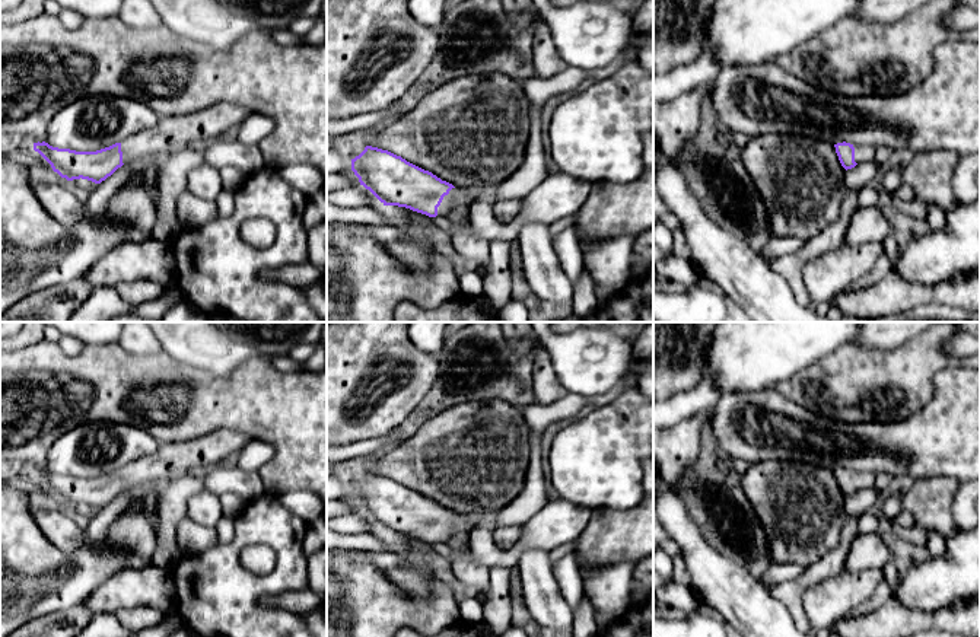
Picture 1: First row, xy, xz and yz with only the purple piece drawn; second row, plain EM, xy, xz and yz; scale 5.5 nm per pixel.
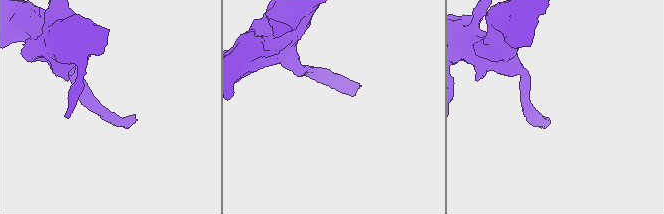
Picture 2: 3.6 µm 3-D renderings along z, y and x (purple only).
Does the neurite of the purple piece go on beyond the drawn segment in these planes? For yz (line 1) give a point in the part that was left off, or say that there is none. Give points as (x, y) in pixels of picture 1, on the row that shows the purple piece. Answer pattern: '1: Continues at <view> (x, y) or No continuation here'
1: Continues at yz (862, 153)

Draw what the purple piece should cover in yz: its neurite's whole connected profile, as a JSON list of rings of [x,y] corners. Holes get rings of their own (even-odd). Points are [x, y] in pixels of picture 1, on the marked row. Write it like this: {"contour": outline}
{"contour": [[[850,143],[834,144],[836,153],[841,166],[847,171],[859,163],[866,163],[875,159],[875,149],[871,146],[853,146]]]}

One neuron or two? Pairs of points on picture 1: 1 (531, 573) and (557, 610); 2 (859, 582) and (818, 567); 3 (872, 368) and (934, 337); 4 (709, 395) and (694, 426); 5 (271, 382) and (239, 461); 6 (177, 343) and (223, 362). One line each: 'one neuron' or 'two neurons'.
1: one neuron
2: two neurons
3: one neuron
4: two neurons
5: two neurons
6: one neuron

